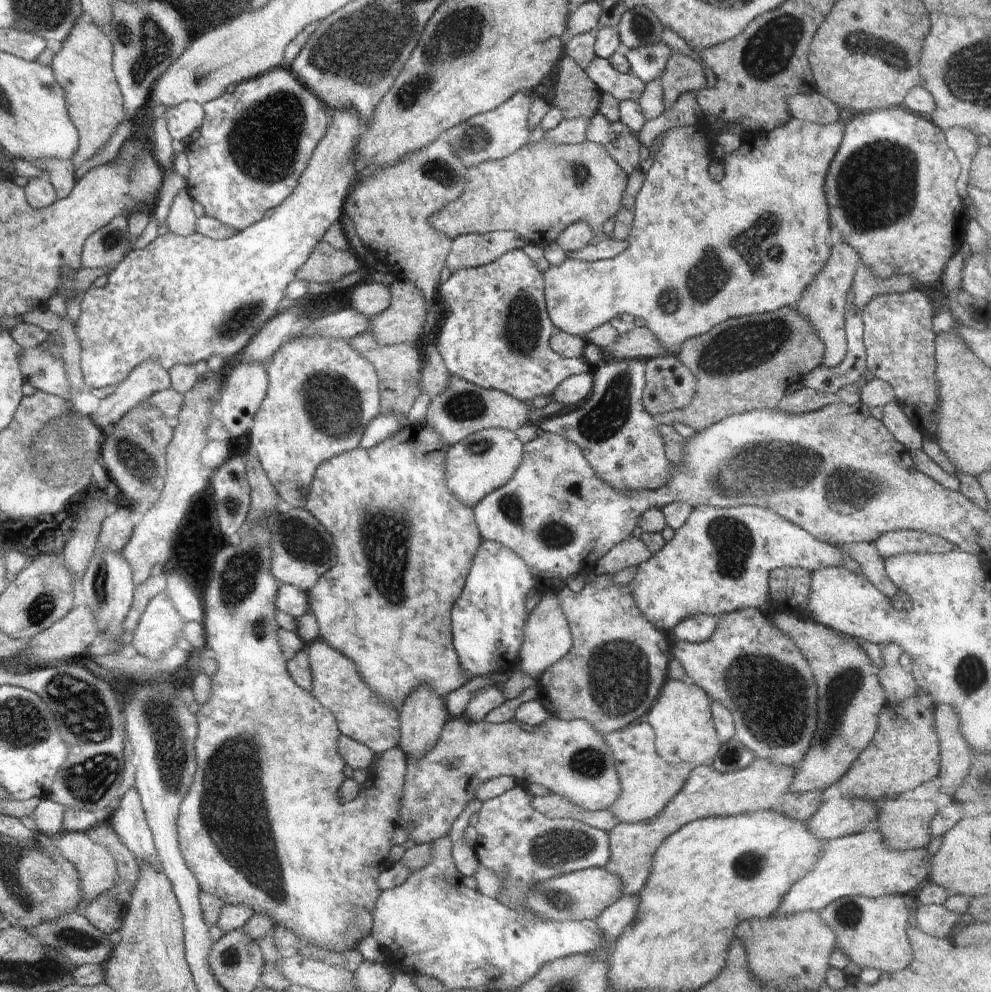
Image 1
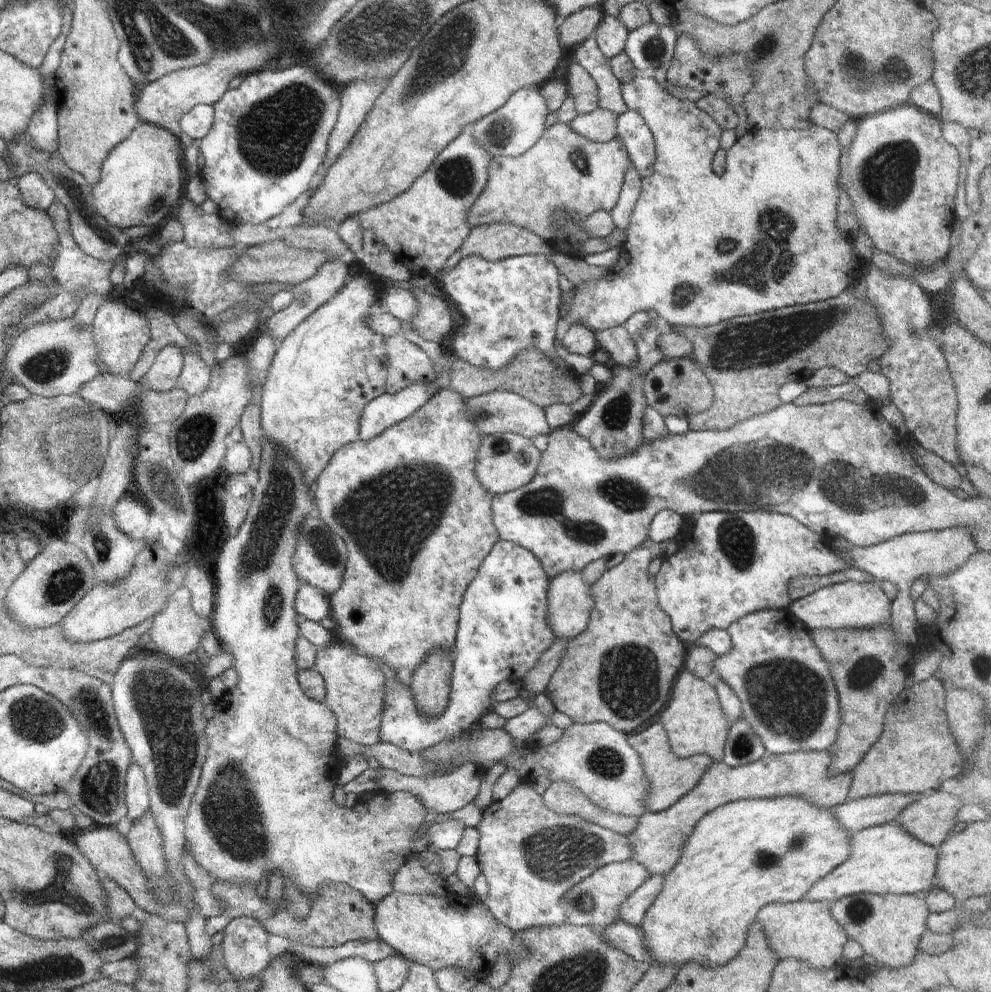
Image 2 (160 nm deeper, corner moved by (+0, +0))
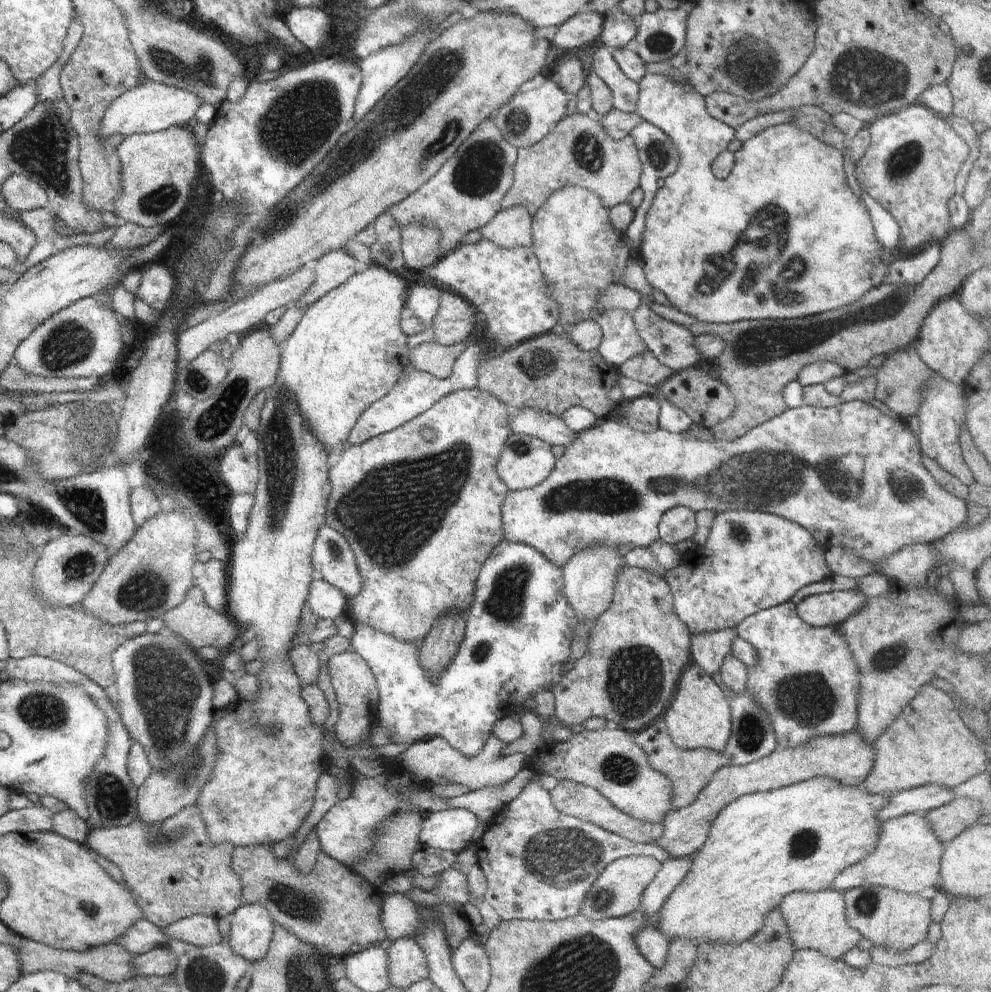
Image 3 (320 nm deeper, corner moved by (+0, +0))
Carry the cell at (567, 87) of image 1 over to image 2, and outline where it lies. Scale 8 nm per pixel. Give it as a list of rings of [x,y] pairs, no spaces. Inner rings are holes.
[[[578,63],[570,64],[565,78],[569,94],[575,98],[575,109],[582,113],[591,113],[599,107],[599,94],[594,79]]]

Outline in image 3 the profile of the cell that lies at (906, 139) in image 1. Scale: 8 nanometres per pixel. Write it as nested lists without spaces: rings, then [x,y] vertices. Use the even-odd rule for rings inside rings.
[[[912,104],[904,110],[877,117],[866,125],[870,132],[870,147],[856,163],[857,182],[900,225],[901,235],[897,248],[905,256],[922,250],[930,243],[942,242],[954,229],[946,204],[955,195],[954,178],[968,158],[968,144],[964,144],[964,140],[952,130],[952,126],[944,118],[927,106]]]

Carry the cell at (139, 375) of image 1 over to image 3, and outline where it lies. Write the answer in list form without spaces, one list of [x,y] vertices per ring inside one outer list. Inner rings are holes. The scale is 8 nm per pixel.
[[[304,266],[283,279],[265,284],[259,288],[259,291],[255,295],[230,304],[225,310],[213,314],[198,325],[183,331],[180,330],[177,340],[179,346],[179,355],[177,358],[178,371],[182,370],[188,362],[192,362],[199,354],[208,350],[214,342],[224,341],[229,334],[242,334],[242,332],[254,328],[254,324],[256,326],[262,324],[264,317],[274,309],[286,307],[290,303],[296,303],[307,293],[307,290],[314,283],[315,272],[312,266]]]

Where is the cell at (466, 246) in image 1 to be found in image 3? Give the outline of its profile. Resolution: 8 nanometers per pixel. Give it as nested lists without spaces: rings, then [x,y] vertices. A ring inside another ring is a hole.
[[[511,206],[496,216],[479,231],[482,239],[496,243],[500,248],[531,247],[533,241],[531,214],[525,206]]]

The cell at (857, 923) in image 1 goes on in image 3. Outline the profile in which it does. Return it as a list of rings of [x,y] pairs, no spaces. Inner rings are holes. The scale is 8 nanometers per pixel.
[[[866,886],[844,892],[848,924],[873,945],[882,945],[895,951],[905,951],[926,941],[930,926],[930,902],[920,894],[902,894],[894,888]]]

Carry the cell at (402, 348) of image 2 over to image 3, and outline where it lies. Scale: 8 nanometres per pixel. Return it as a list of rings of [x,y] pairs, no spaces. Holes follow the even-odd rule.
[[[436,340],[421,343],[414,350],[409,350],[408,359],[405,362],[412,363],[414,368],[419,371],[430,373],[439,379],[445,379],[452,374],[455,360],[468,345],[468,341],[453,345],[443,345]]]

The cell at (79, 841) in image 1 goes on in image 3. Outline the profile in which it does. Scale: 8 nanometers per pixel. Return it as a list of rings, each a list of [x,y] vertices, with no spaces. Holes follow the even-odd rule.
[[[196,805],[184,807],[158,824],[146,824],[140,818],[123,827],[101,827],[92,824],[86,846],[113,862],[124,875],[125,884],[143,910],[143,918],[157,927],[167,927],[192,915],[223,919],[245,903],[243,884],[232,868],[232,843],[214,844]]]

